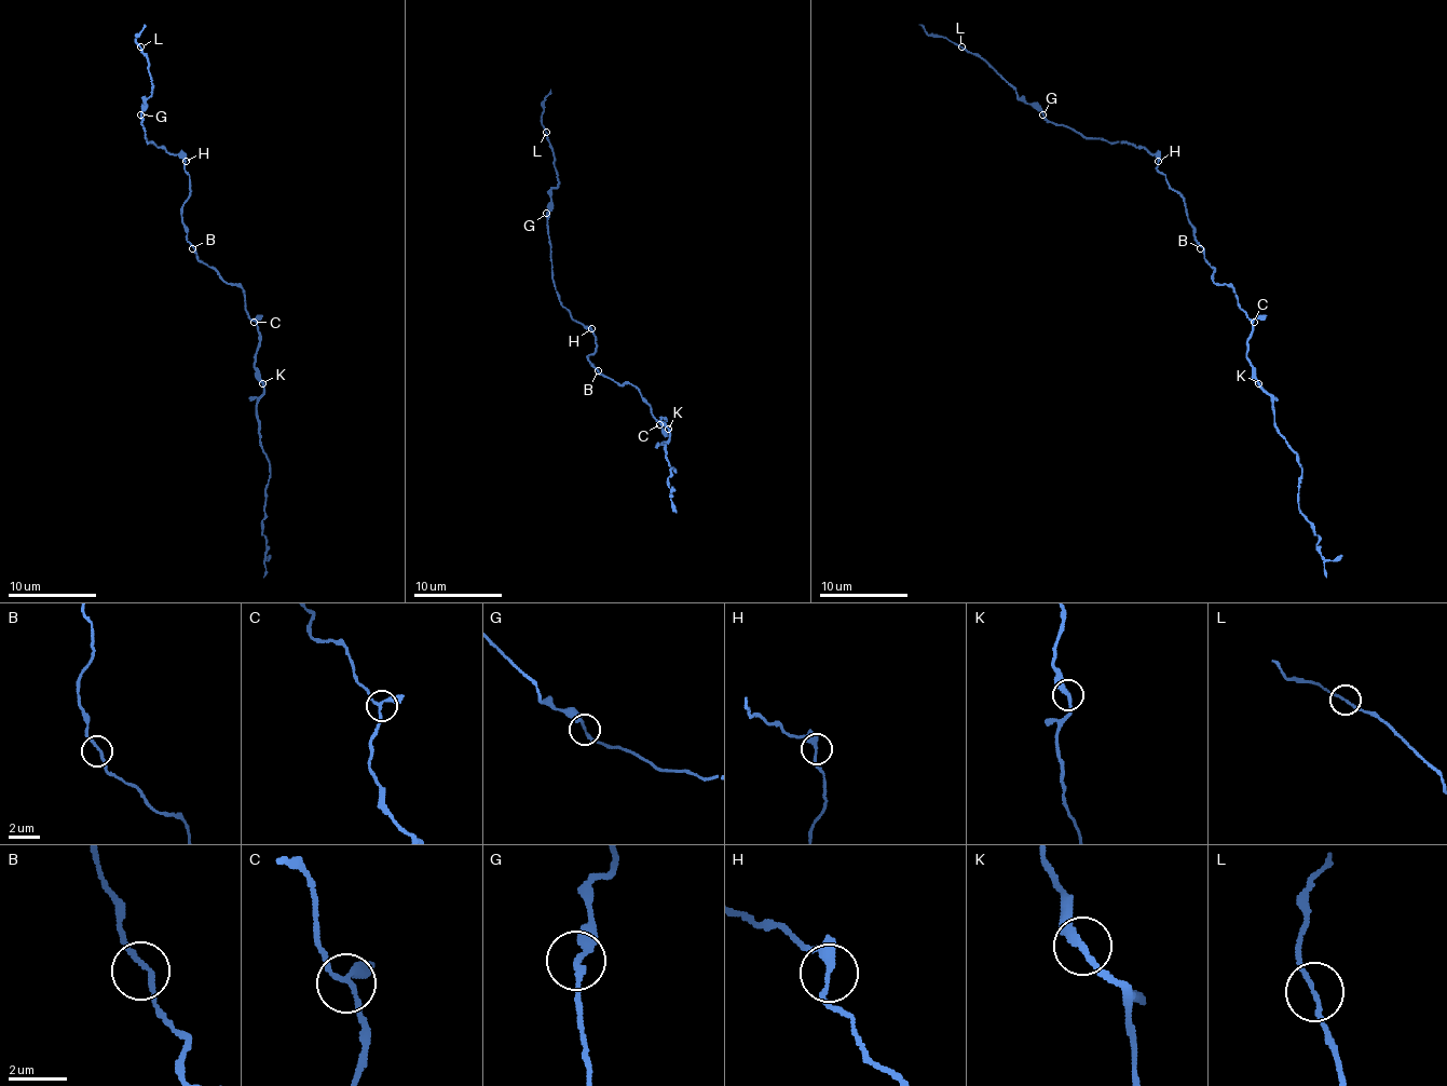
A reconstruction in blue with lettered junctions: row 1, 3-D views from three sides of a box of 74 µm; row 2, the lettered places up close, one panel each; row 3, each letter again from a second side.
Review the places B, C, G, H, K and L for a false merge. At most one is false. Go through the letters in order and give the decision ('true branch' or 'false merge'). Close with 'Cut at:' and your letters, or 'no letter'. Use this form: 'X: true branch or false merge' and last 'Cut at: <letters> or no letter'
B: true branch
C: true branch
G: true branch
H: true branch
K: true branch
L: true branch
Cut at: no letter

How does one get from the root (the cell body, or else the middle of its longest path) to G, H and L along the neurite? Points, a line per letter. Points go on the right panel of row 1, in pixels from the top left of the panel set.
G: (1202, 246), (1193, 234), (1185, 199), (1169, 186), (1158, 171), (1158, 159), (1147, 148), (1084, 139), (1042, 114)
H: (1202, 246), (1193, 234), (1185, 199), (1158, 171), (1158, 161)
L: (1202, 246), (1185, 199), (1169, 186), (1147, 148), (1084, 139), (1052, 124), (960, 46)

